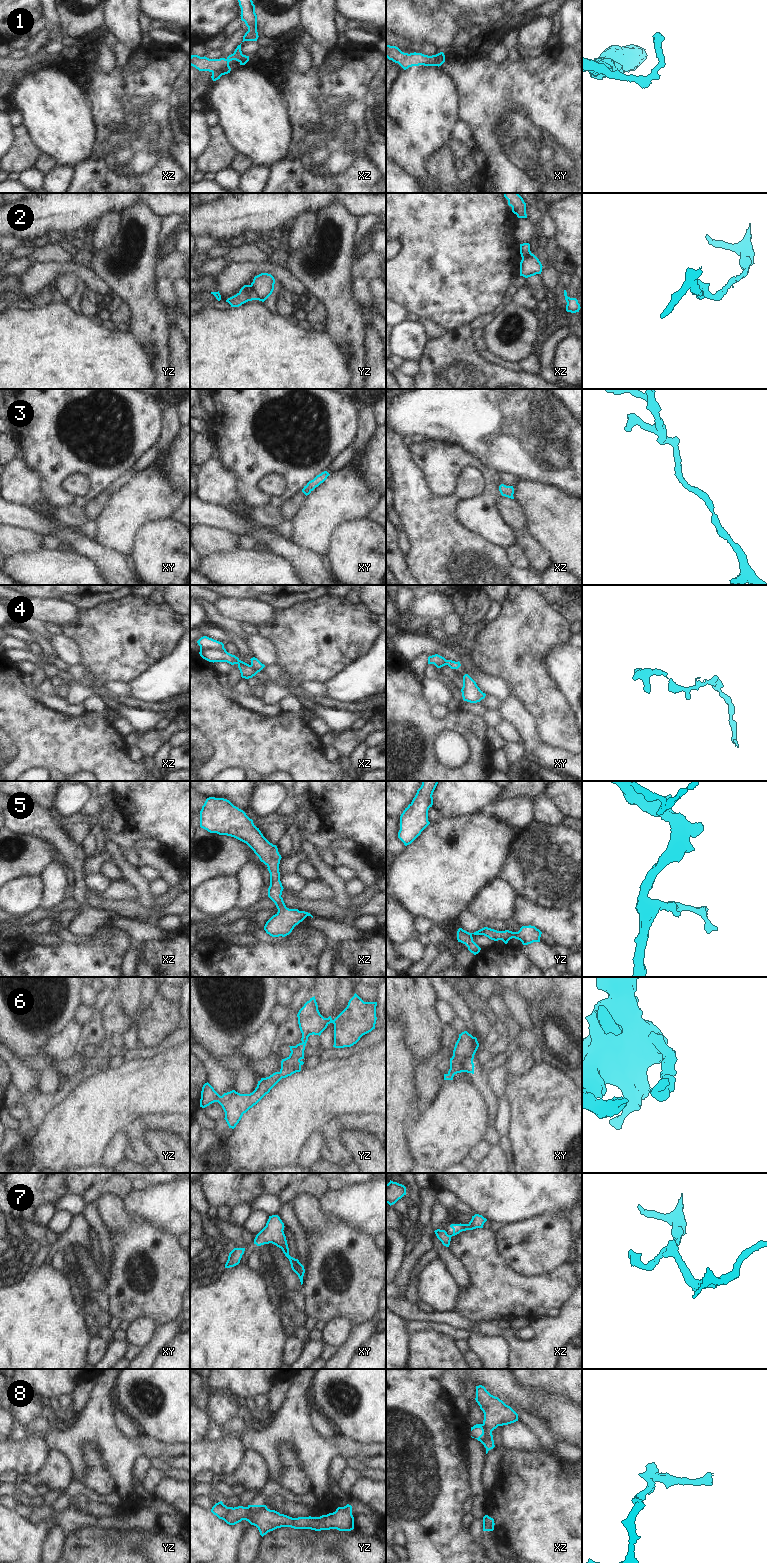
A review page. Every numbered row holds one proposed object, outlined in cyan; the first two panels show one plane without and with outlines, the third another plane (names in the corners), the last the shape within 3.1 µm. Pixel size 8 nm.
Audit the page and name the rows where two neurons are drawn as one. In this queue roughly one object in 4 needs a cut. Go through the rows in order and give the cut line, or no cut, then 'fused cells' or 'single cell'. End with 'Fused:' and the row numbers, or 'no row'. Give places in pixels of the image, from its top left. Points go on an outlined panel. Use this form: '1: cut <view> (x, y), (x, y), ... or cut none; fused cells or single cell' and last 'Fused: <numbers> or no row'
1: cut none; single cell
2: cut yz (250, 285), (257, 299); fused cells
3: cut none; single cell
4: cut none; single cell
5: cut none; single cell
6: cut none; single cell
7: cut xz (453, 1233), (454, 1235); fused cells
8: cut none; single cell
Fused: 2, 7

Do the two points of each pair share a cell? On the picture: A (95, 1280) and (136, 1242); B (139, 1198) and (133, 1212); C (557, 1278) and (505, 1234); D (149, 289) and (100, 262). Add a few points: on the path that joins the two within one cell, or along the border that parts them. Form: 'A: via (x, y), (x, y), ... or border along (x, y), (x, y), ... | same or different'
A: border along (106, 1285), (103, 1290) | different
B: via (139, 1201), (134, 1209) | same
C: border along (568, 1260), (548, 1272), (534, 1277), (526, 1277) | different
D: via (137, 284), (129, 276), (111, 274) | same

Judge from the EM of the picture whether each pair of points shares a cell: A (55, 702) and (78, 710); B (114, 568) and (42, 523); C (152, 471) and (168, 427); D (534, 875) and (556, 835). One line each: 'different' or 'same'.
A: same
B: same
C: different
D: same

